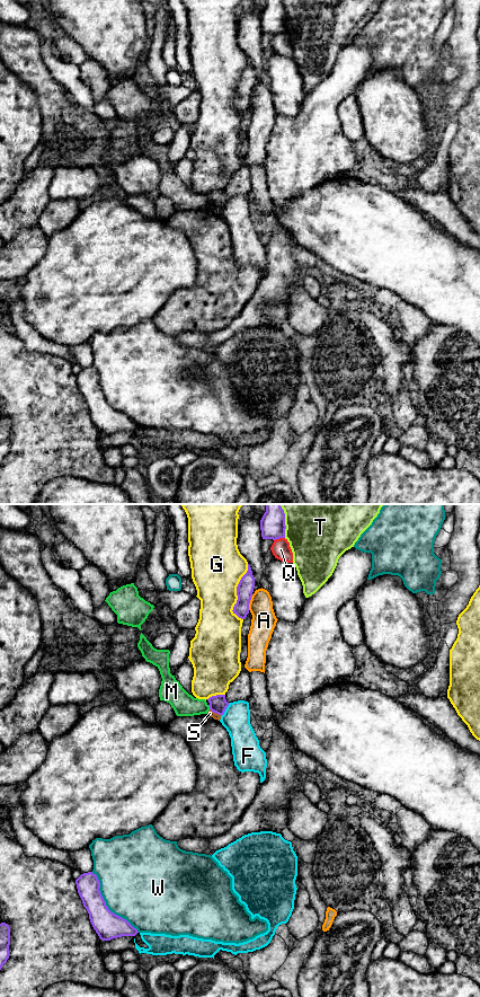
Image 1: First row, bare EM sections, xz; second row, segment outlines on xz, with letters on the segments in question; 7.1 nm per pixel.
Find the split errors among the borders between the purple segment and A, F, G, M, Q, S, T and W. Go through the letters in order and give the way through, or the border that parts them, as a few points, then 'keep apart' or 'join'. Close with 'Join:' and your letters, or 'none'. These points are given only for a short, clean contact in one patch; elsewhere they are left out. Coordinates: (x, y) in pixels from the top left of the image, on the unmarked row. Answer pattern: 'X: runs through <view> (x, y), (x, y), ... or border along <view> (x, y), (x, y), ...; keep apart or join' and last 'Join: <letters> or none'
A: keep apart
F: keep apart
G: keep apart
M: border along xz (207, 200), (210, 203); keep apart
Q: border along xz (284, 32), (274, 35); keep apart
S: border along xz (210, 203), (221, 210); keep apart
T: keep apart
W: keep apart
Join: none

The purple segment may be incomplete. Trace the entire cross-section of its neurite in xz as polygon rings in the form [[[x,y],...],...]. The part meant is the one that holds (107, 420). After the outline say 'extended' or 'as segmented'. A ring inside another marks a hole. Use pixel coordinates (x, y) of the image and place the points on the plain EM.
[[[92,367],[75,374],[78,388],[89,408],[90,417],[101,435],[135,431],[139,426],[126,414],[112,407],[100,388],[100,377]]]; as segmented

